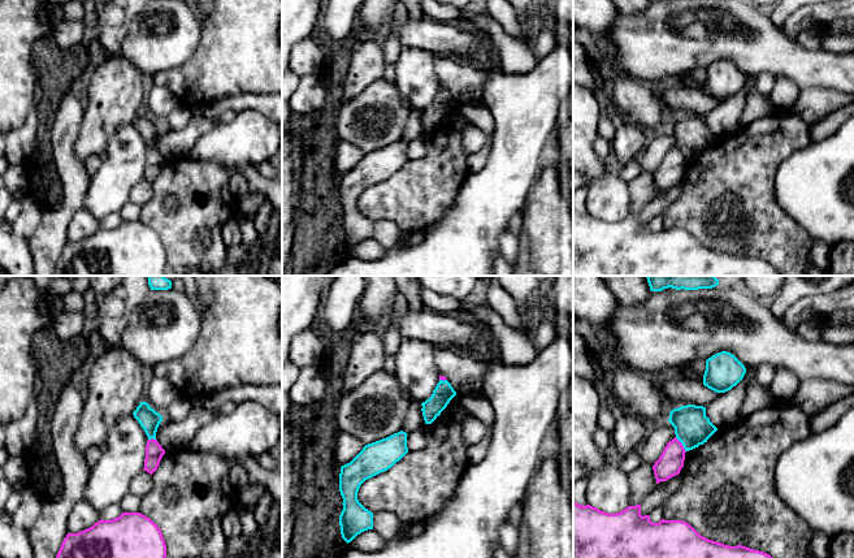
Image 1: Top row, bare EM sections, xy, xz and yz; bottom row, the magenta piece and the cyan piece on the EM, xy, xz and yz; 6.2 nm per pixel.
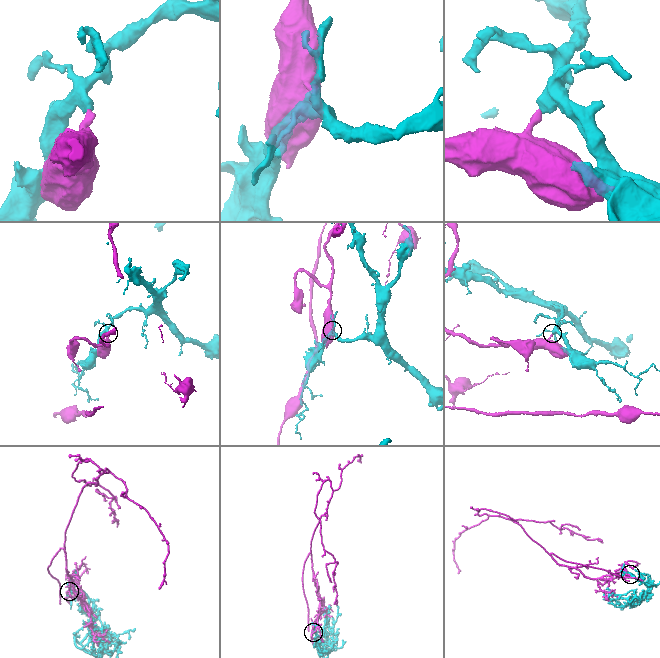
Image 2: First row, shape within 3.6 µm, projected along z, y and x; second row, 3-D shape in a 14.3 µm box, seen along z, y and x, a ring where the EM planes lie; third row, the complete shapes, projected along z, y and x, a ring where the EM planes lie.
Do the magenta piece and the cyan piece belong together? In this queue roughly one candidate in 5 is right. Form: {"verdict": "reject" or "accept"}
{"verdict": "reject"}

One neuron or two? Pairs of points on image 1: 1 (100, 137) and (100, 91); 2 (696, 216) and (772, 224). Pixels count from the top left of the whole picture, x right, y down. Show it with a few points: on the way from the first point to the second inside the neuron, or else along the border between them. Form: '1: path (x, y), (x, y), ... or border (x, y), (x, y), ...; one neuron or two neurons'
1: path (99, 125), (103, 117), (103, 103); one neuron
2: path (715, 217), (729, 217), (737, 225), (753, 224); one neuron

